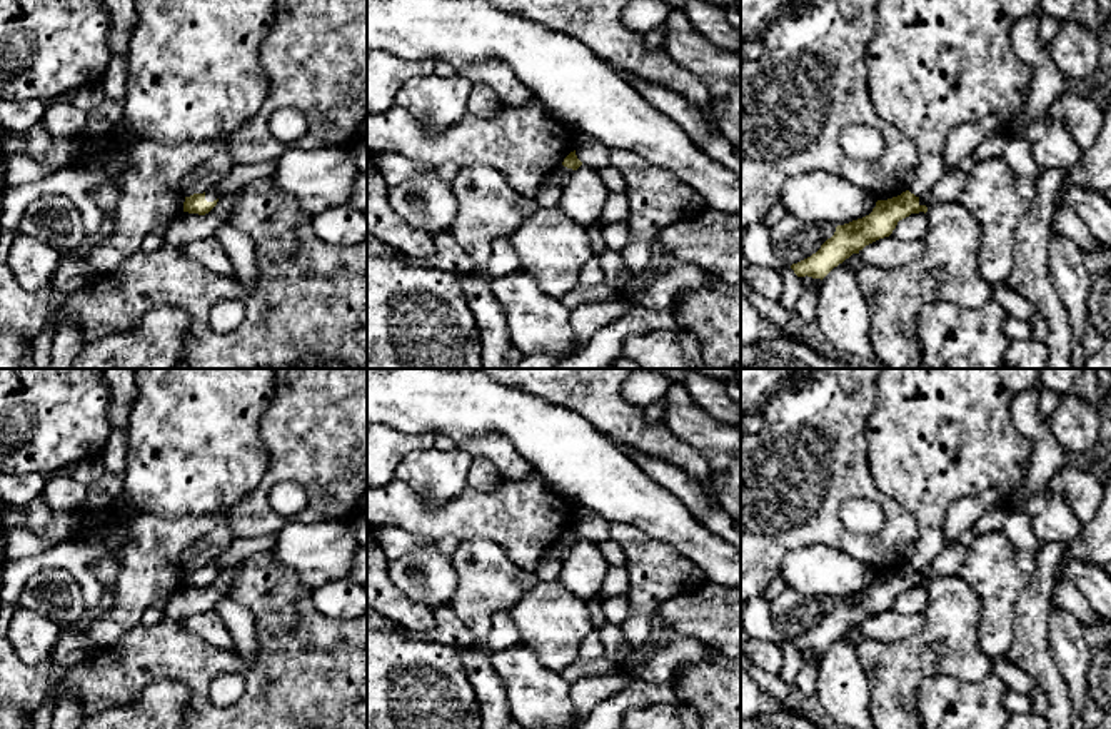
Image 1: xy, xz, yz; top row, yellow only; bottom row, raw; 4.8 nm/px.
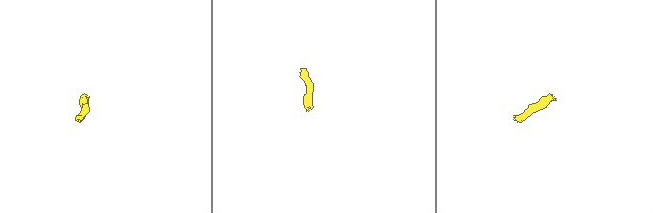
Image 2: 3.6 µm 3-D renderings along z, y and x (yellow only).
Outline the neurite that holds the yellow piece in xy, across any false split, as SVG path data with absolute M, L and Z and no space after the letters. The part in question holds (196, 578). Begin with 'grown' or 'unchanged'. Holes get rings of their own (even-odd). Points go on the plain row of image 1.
grown; M207 564L204 567L194 567L185 571L183 586L205 589L209 587L219 576L219 569L215 564Z

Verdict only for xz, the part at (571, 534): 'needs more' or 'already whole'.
needs more

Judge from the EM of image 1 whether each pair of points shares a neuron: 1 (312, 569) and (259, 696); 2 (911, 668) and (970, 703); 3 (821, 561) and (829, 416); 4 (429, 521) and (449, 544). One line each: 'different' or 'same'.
1: different
2: different
3: different
4: different

